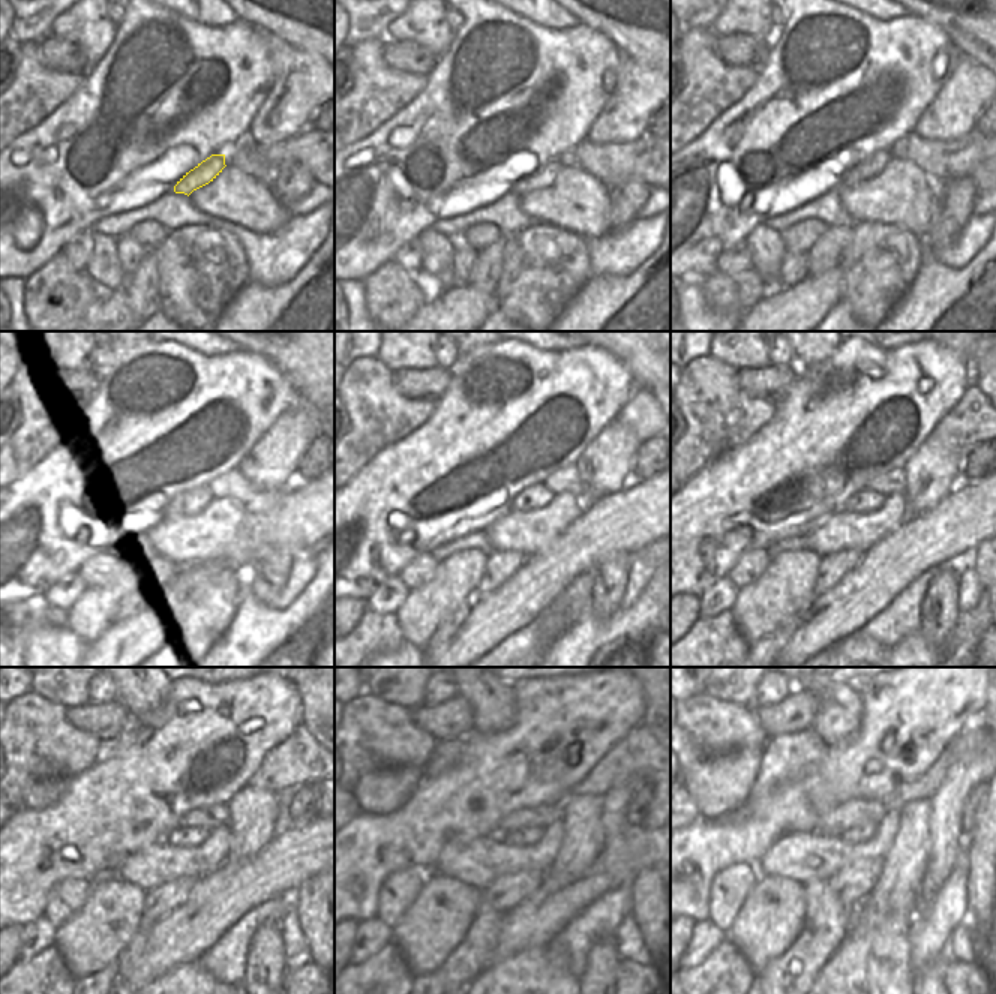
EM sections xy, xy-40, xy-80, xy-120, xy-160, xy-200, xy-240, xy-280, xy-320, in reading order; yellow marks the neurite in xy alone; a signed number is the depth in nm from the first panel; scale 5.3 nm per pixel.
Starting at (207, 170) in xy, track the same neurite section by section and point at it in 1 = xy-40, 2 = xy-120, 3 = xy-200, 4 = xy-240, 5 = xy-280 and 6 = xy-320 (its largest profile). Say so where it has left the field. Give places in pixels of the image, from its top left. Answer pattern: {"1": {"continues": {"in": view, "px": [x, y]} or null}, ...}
{"1": {"continues": {"in": "xy-40", "px": [542, 176]}}, "2": {"continues": {"in": "xy-120", "px": [194, 501]}}, "3": {"continues": {"in": "xy-200", "px": [863, 501]}}, "4": {"continues": {"in": "xy-240", "px": [183, 835]}}, "5": {"continues": {"in": "xy-280", "px": [528, 835]}}, "6": {"continues": {"in": "xy-320", "px": [861, 832]}}}

